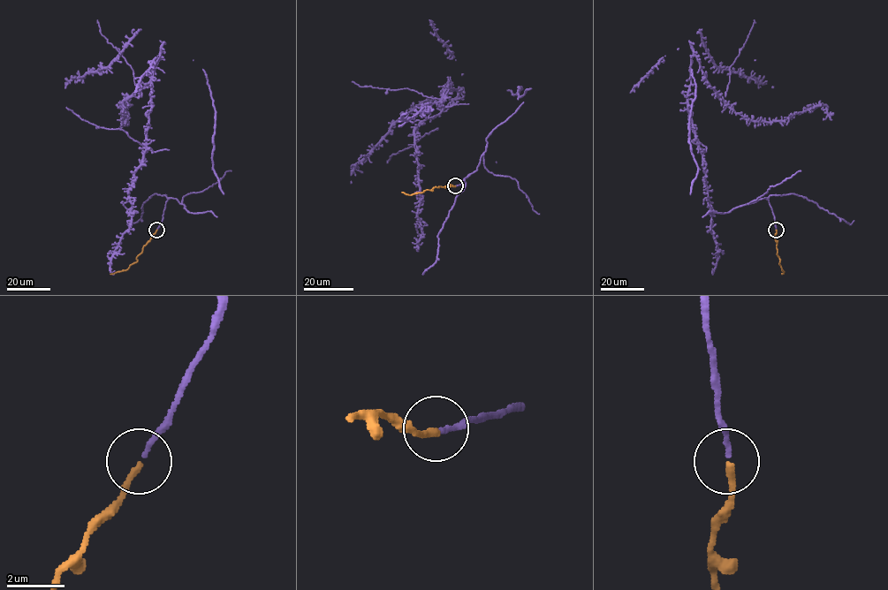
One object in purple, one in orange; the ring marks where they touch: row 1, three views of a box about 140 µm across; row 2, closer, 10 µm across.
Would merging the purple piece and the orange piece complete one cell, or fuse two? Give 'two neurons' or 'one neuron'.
one neuron

